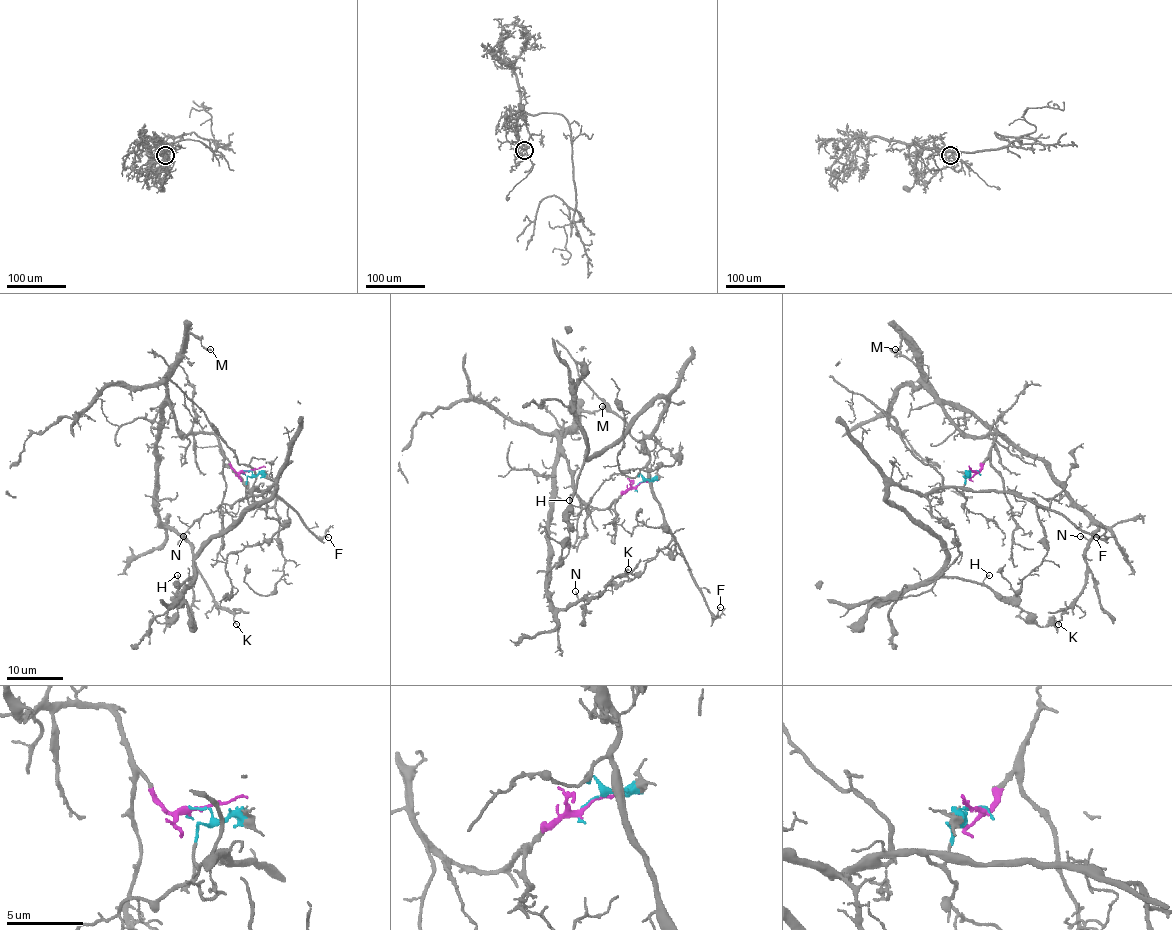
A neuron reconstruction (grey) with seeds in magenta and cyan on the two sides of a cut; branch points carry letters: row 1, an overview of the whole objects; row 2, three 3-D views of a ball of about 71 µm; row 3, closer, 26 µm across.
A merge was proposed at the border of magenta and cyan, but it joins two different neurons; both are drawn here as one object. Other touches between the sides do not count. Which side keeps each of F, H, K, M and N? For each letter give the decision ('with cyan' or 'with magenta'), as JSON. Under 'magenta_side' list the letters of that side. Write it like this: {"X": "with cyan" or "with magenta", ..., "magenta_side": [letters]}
{"F": "with cyan", "H": "with cyan", "K": "with magenta", "M": "with magenta", "N": "with magenta", "magenta_side": ["K", "M", "N"]}

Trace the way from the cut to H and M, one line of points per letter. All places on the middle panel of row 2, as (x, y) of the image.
H: (638, 485), (649, 462), (645, 438), (666, 400), (651, 404), (601, 452), (584, 456), (569, 500)
M: (638, 486), (605, 509), (590, 507), (573, 486), (560, 438), (581, 411), (594, 412), (603, 405)

